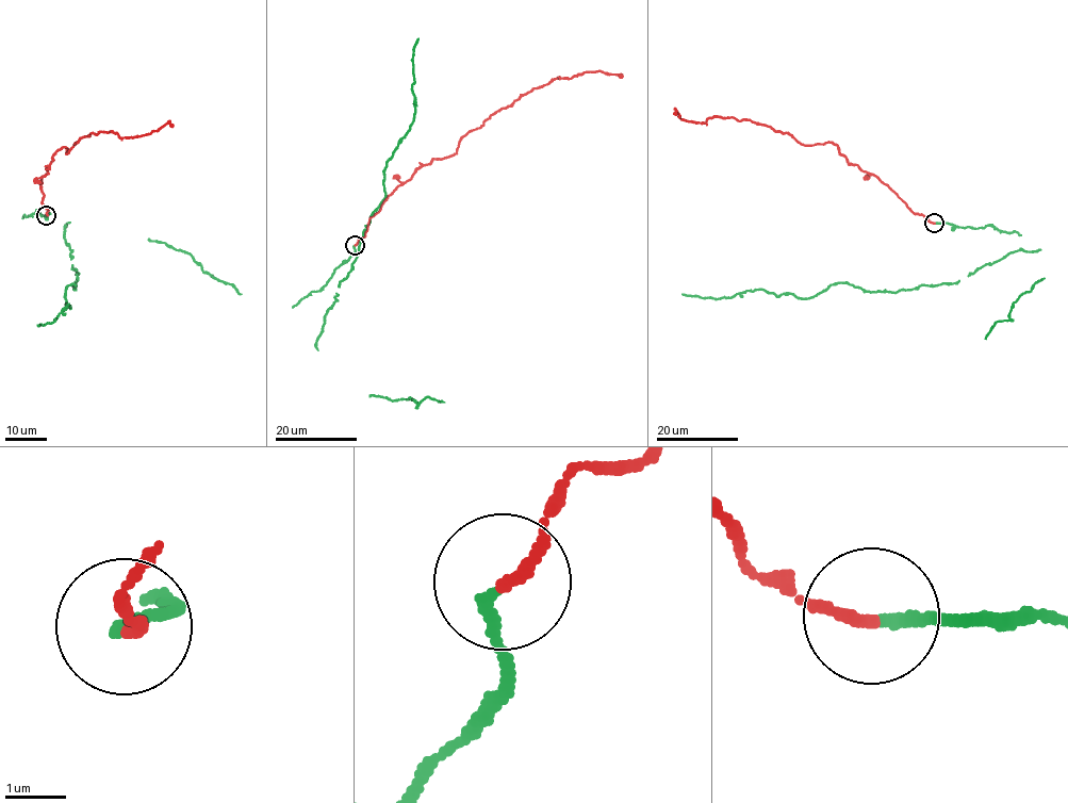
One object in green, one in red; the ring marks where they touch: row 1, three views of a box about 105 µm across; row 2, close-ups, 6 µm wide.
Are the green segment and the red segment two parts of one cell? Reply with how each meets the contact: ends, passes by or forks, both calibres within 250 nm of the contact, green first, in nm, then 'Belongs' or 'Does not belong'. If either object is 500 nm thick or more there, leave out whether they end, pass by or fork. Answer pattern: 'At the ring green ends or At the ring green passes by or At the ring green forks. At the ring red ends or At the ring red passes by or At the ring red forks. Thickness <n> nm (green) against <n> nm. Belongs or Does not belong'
At the ring green ends. At the ring red ends. Thickness 190 nm (green) against 190 nm. Belongs

